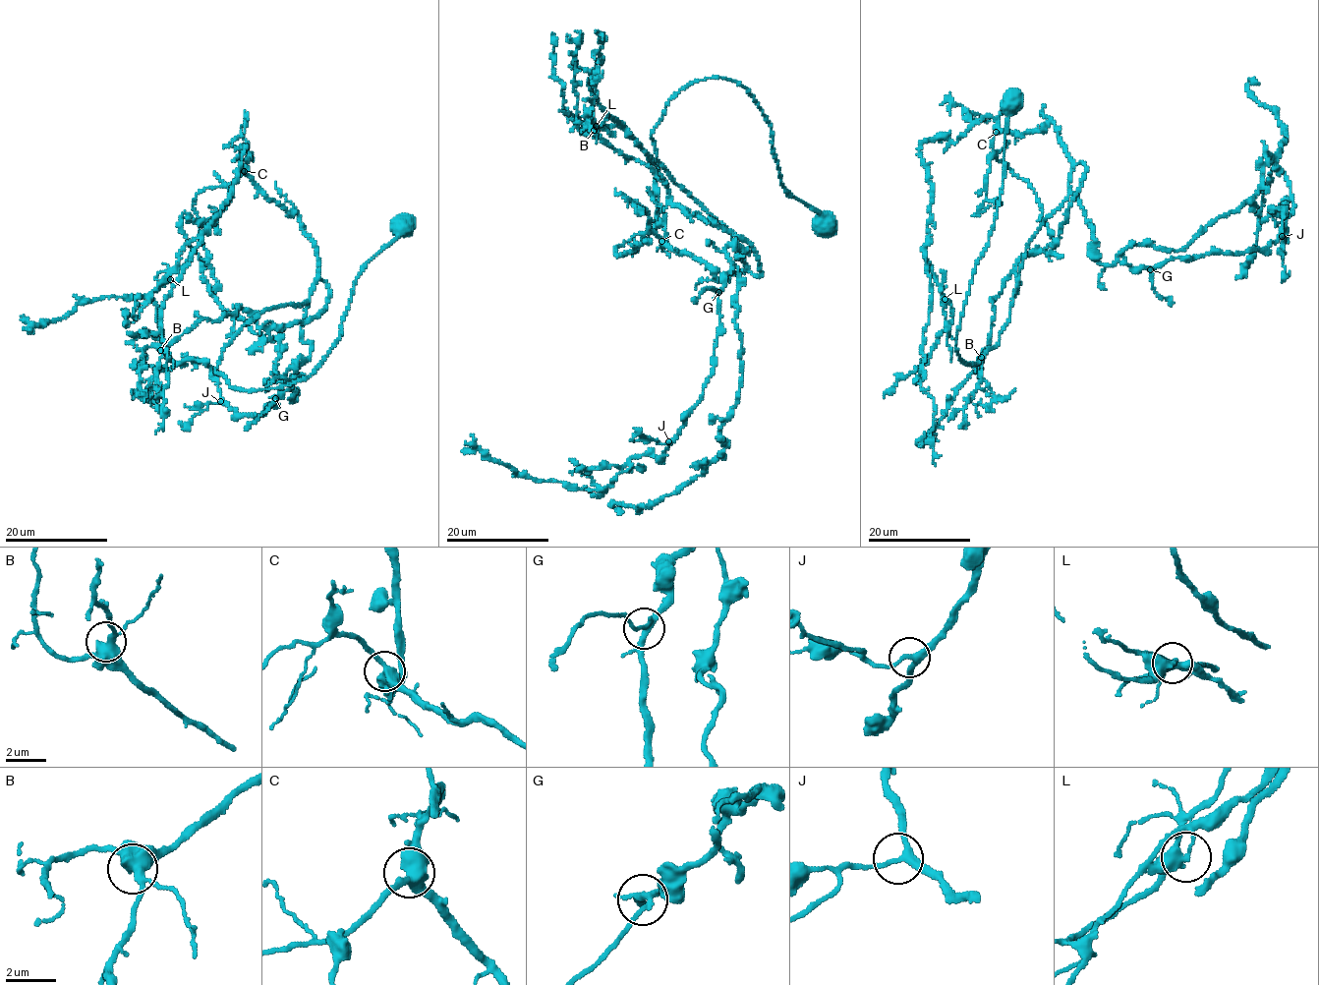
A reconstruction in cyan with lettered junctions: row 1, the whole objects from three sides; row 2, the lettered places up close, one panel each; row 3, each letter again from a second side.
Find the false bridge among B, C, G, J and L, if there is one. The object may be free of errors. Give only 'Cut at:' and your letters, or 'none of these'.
Cut at: L

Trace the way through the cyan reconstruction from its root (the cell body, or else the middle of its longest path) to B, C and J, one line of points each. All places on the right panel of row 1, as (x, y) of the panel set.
B: (1010, 102), (960, 361), (997, 344), (1027, 246), (1086, 172), (1050, 253), (994, 299), (981, 357)
C: (1010, 102), (1001, 200), (957, 332), (967, 365), (999, 342), (1072, 167), (1056, 124), (996, 132)
J: (1010, 102), (964, 364), (997, 344), (1027, 246), (1070, 194), (1103, 264), (1282, 236)

